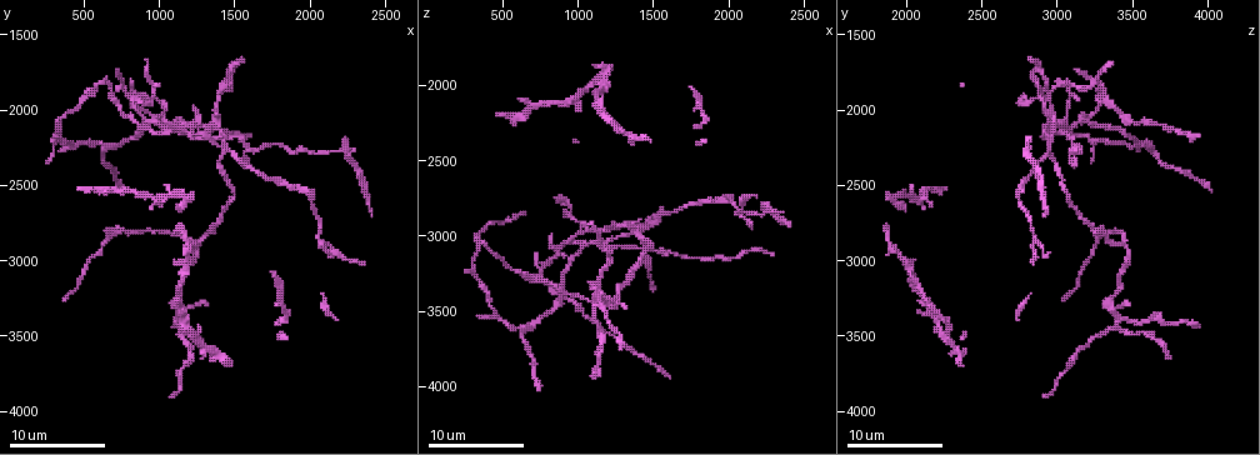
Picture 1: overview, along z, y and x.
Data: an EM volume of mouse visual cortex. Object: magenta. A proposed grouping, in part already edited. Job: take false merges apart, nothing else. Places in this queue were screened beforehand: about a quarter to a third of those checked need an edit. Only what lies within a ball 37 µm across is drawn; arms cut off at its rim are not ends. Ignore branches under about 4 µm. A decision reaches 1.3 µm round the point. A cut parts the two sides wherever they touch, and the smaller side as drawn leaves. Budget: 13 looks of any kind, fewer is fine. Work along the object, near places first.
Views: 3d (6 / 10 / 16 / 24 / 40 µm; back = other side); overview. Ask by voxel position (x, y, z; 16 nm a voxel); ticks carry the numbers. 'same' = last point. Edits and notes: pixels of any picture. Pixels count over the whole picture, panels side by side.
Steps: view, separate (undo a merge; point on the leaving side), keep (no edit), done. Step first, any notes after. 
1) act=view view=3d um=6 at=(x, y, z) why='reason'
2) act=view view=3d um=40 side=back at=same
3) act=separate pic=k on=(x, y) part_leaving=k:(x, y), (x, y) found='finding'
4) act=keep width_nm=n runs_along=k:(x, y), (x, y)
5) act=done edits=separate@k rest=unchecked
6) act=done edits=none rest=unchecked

act=view view=3d um=6 at=(2060, 2880, 2860) why='three-way junction'

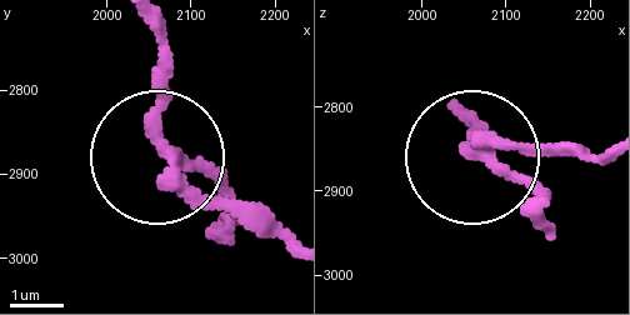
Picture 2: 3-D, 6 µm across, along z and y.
act=keep width_nm=230 runs_along=2:(493, 155), (479, 155), (546, 205) found='continuous, no second neuron'

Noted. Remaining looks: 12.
act=view view=3d um=16 at=(2020, 2580, 2740) why='three arms meet'

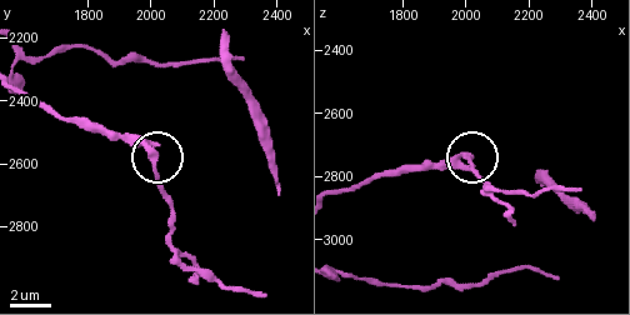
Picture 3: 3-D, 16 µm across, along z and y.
act=view view=3d um=6 at=(2000, 2580, 2740) why='zoom in'

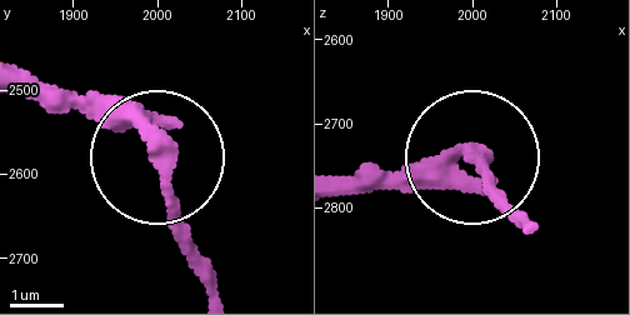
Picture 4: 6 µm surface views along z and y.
act=keep width_nm=210 runs_along=4:(520, 229), (466, 163), (440, 175), (350, 175) found='all the same neuron'

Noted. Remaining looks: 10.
act=view view=3d um=6 at=(1440, 2280, 2960) why='four arms meet'

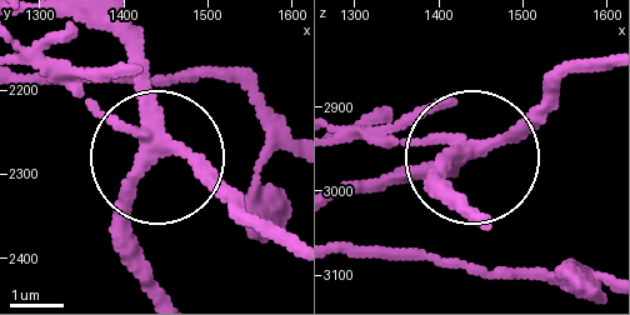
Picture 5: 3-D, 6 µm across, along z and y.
act=separate pic=5 on=(95, 81) width_nm=250 part_leaving=5:(148, 139), (31, 63) found='two neurons meet here'

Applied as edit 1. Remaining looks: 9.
act=view view=overview

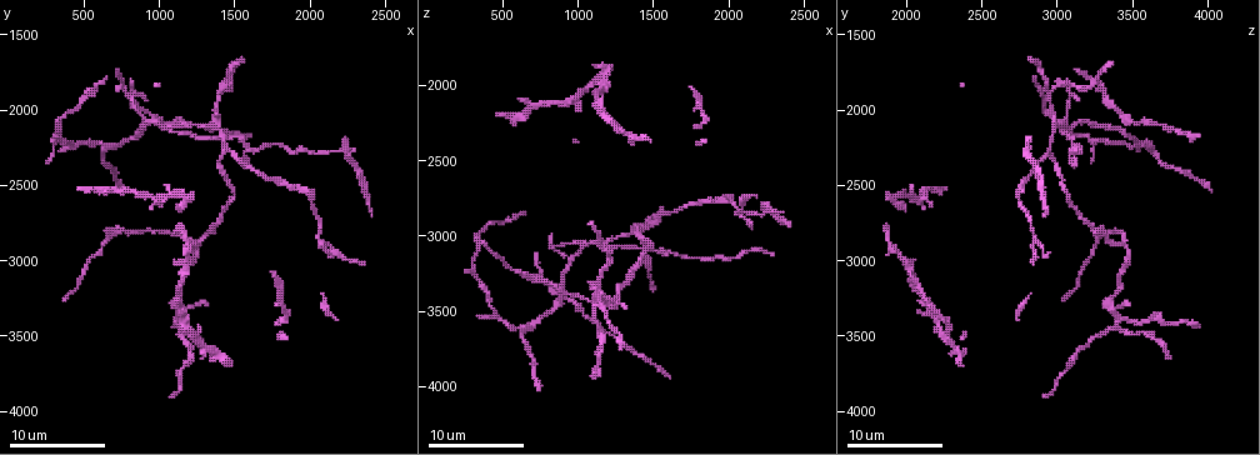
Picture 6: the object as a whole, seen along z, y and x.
act=view view=3d um=6 at=(1080, 2120, 3060) why='small branch off a trunk'

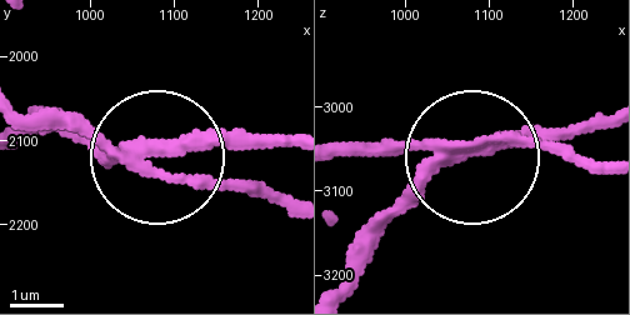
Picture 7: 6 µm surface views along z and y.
act=view view=3d um=6 side=back at=(1060, 2135, 3050)

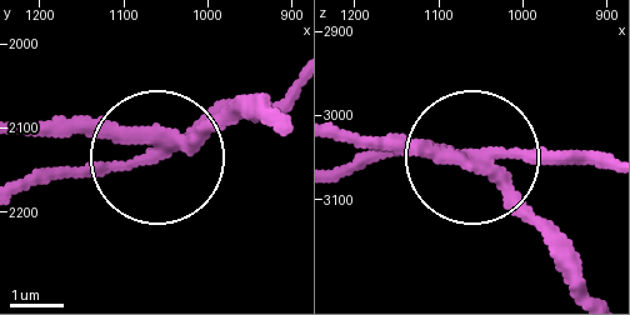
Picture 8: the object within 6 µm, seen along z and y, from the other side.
act=separate pic=8 on=(88, 170) side_arm_um=32 part_leaving=8:(161, 153), (31, 189) found='two neurons meet here'

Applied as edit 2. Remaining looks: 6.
act=view view=overview

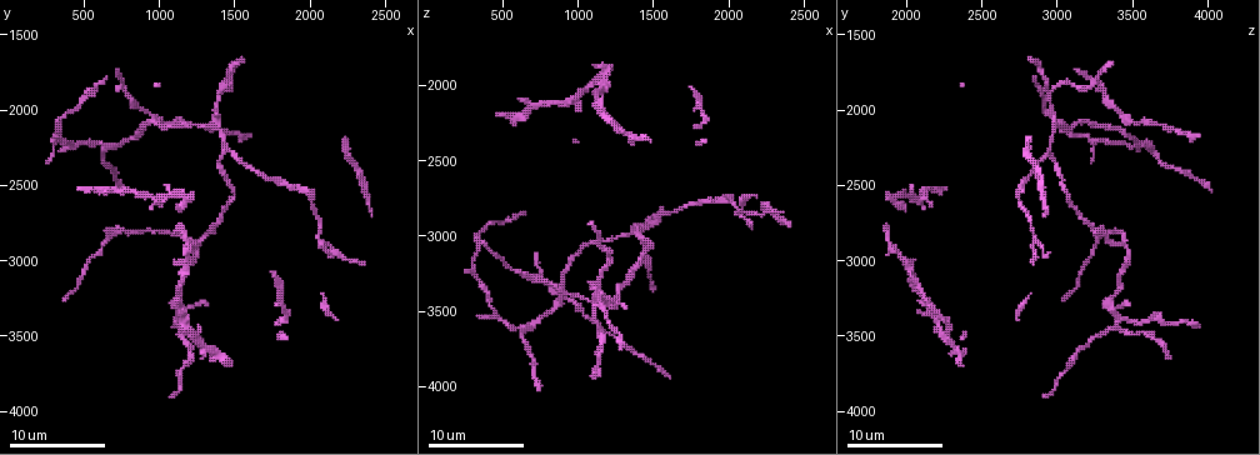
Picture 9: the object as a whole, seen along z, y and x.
act=view view=3d um=10 at=(640, 2860, 3280) why='thick turns thin'

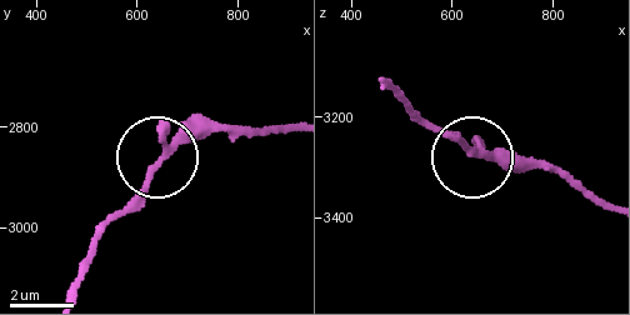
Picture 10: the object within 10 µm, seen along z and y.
act=keep runs_along=10:(291, 128), (186, 130), (116, 214) found='continuous, no second neuron'

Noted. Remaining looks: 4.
act=view view=3d um=10 at=(1420, 2720, 3180) why='thick turns thin'

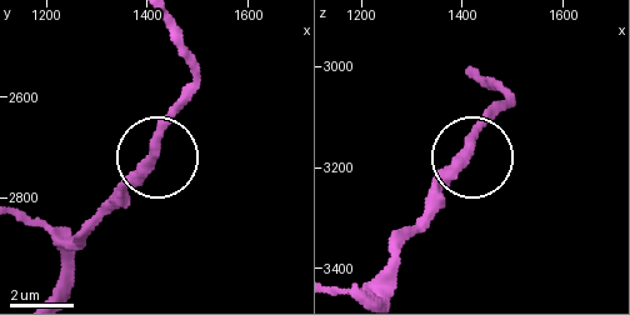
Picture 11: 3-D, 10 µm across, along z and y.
act=view view=3d um=10 side=back at=(1400, 2725, 3175) why='other side'

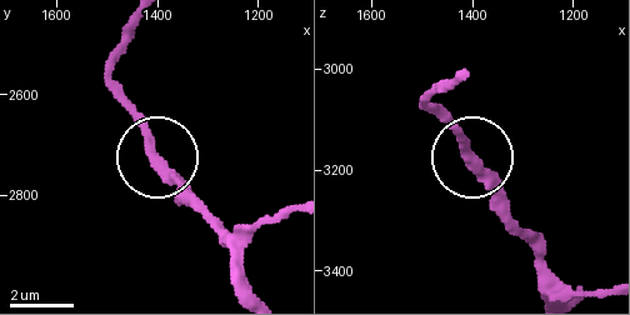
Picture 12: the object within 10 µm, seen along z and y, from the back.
act=keep width_nm=310 runs_along=12:(460, 73), (423, 103), (509, 213) found='all the same neuron'

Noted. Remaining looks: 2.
act=done edits=separate@5,separate@8 rest=unchecked

